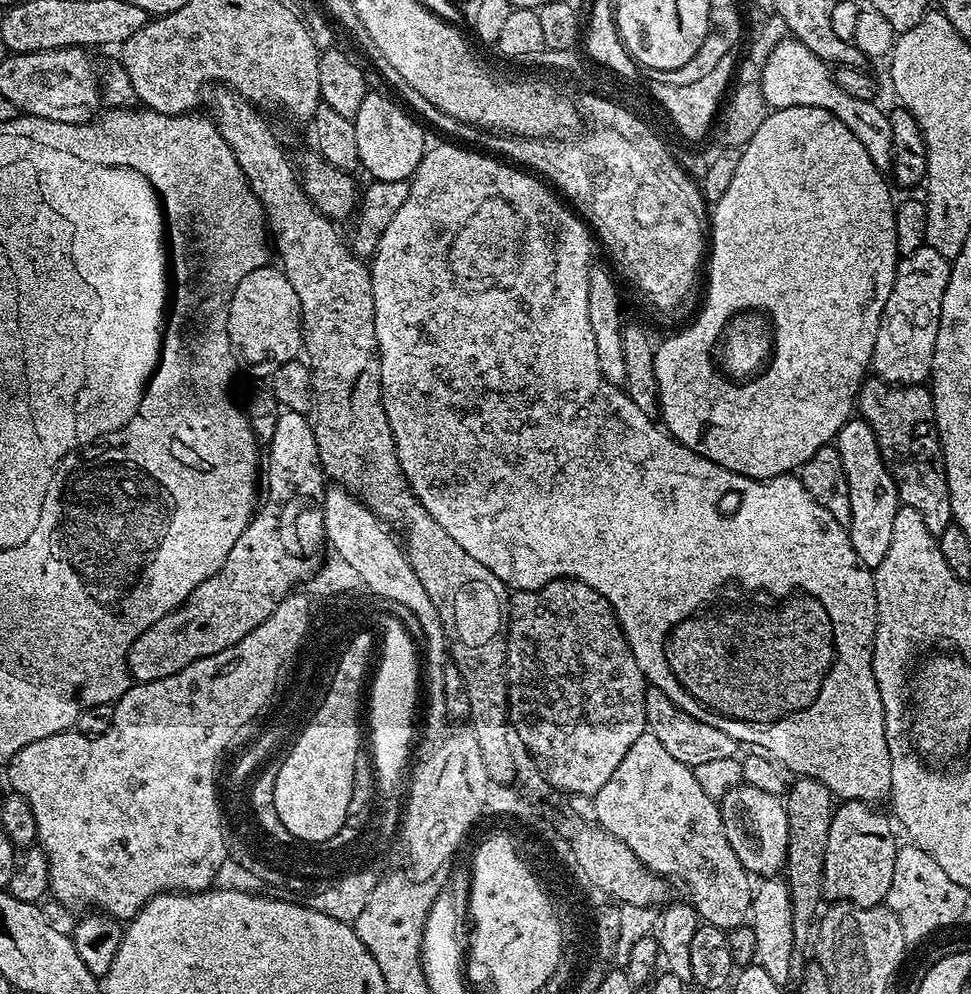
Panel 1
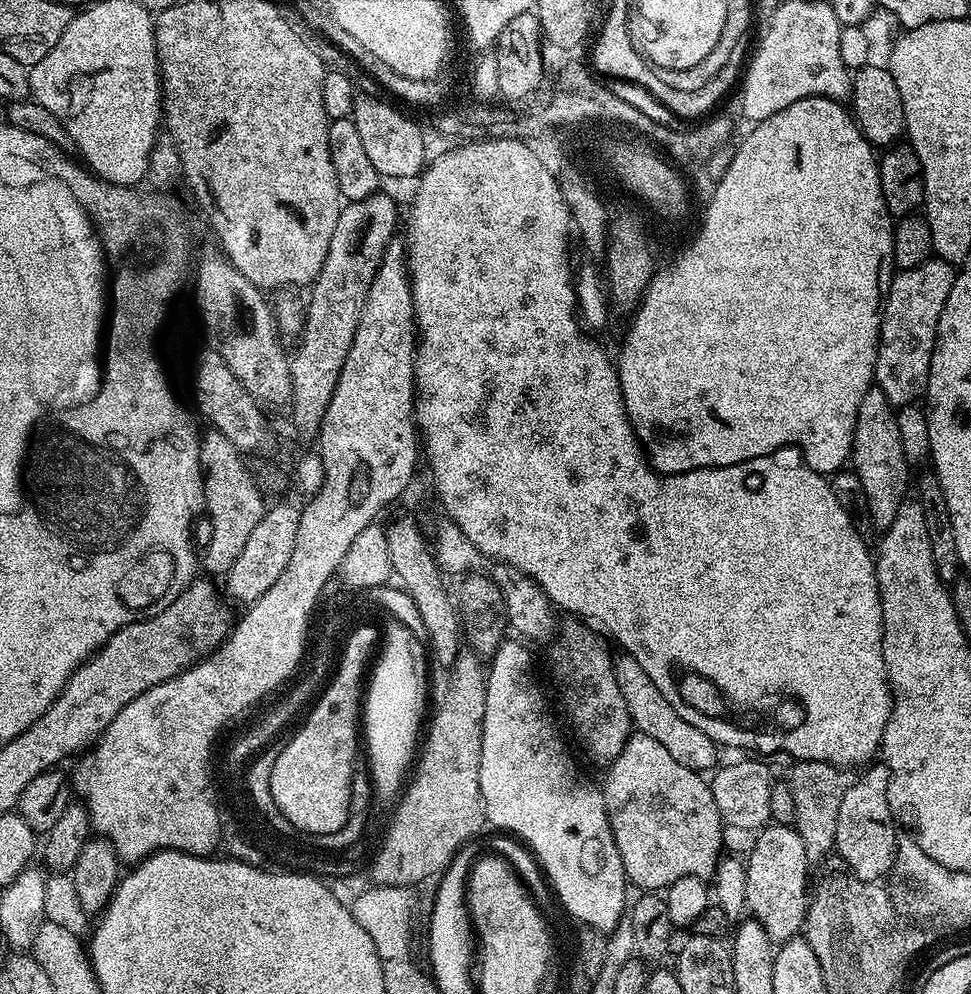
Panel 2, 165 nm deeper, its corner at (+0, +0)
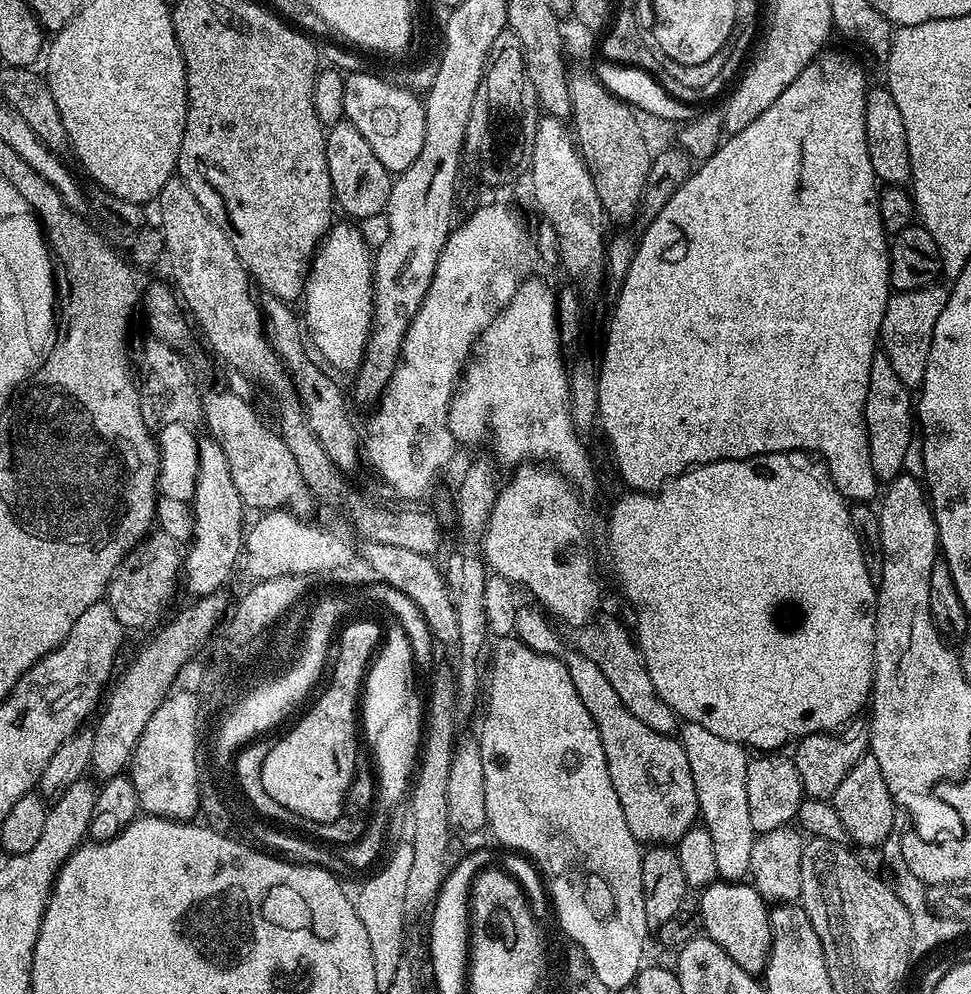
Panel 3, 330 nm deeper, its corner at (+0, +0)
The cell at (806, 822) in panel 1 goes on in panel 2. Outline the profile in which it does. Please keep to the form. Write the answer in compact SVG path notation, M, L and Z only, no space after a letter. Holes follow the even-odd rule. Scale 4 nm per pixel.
M801 760L793 765L786 778L794 797L795 822L792 826L802 838L809 863L816 864L835 849L839 807L854 776L849 769L817 760Z

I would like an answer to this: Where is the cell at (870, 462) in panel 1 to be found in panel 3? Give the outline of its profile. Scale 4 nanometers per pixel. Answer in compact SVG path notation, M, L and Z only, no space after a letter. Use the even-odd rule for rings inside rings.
M883 354L873 356L870 362L870 382L866 390L864 425L870 442L870 464L874 466L877 481L891 482L905 471L904 459L912 448L914 436L914 396L908 387L894 374L890 358Z

